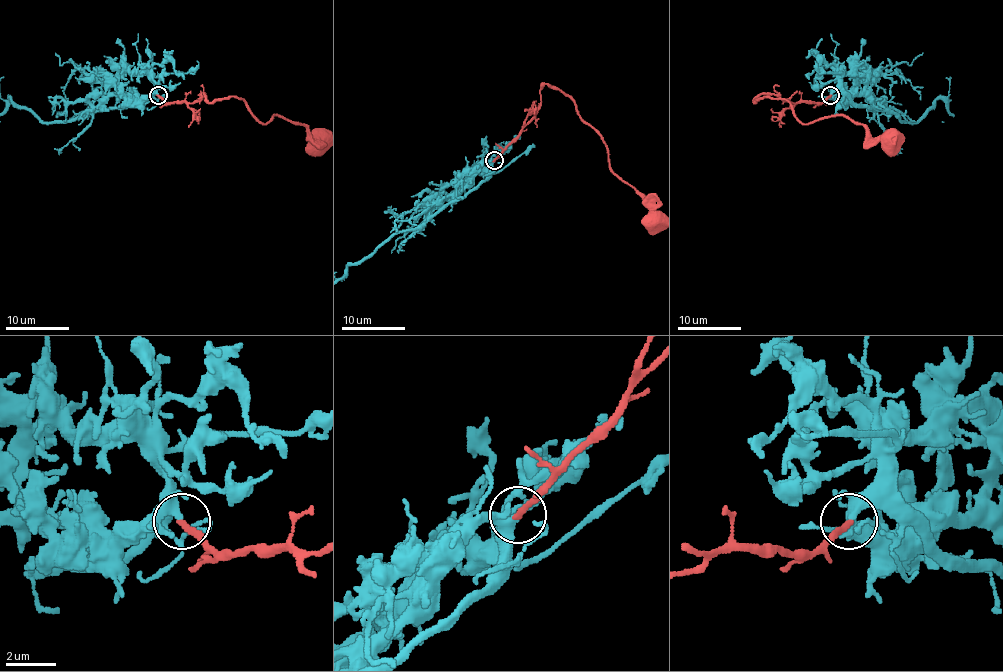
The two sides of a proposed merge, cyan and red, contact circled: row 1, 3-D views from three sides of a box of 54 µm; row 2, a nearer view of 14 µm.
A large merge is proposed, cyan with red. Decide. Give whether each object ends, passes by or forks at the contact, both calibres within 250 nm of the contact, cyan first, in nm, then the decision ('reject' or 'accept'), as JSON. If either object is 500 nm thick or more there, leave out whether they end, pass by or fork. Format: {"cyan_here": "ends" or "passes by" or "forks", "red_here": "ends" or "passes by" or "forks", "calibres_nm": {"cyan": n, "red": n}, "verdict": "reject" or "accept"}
{"cyan_here": "forks", "red_here": "ends", "calibres_nm": {"cyan": 240, "red": 260}, "verdict": "accept"}

